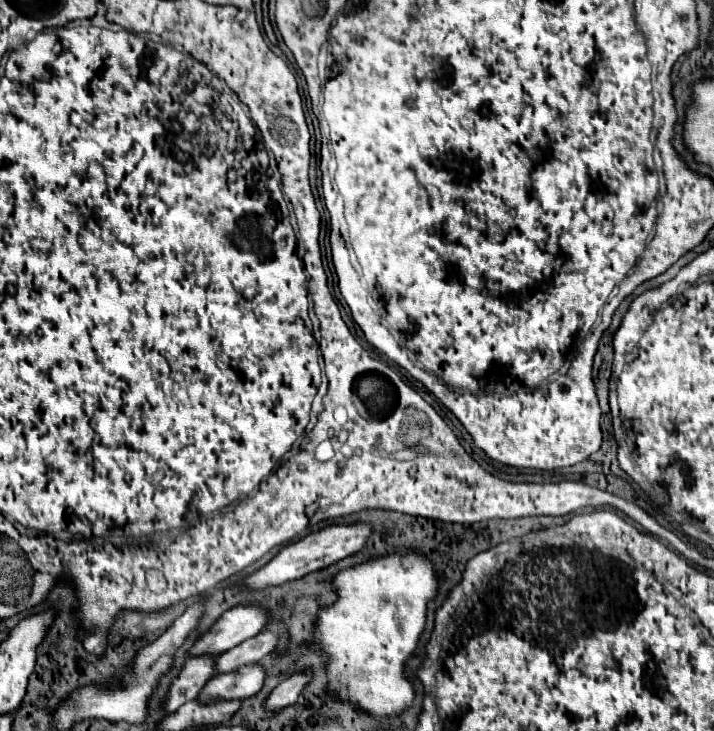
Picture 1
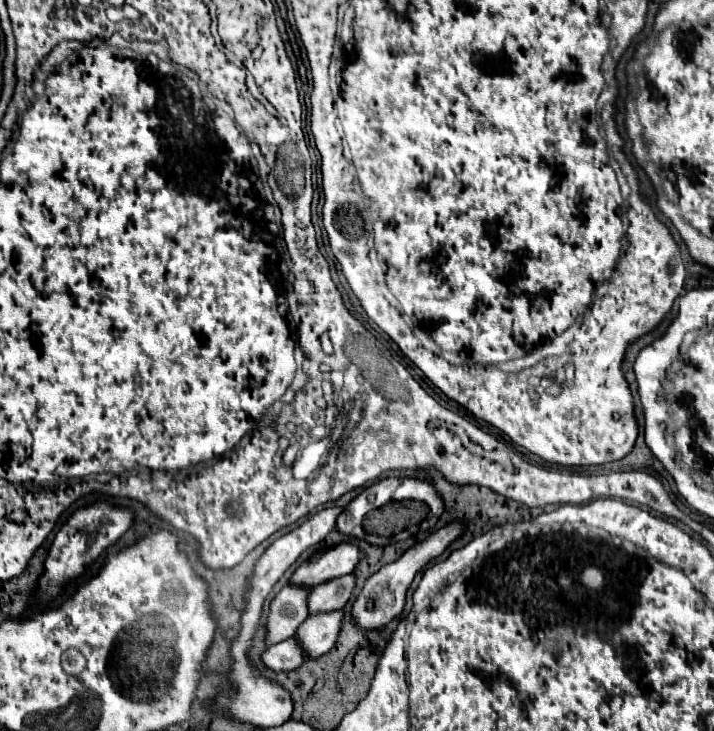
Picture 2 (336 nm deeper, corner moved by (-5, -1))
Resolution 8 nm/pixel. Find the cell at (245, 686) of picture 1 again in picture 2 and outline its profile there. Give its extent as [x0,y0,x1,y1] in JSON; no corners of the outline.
[294,611,344,659]

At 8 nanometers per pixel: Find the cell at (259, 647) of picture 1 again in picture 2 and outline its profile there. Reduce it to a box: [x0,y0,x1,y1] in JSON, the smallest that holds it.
[308,575,354,615]

